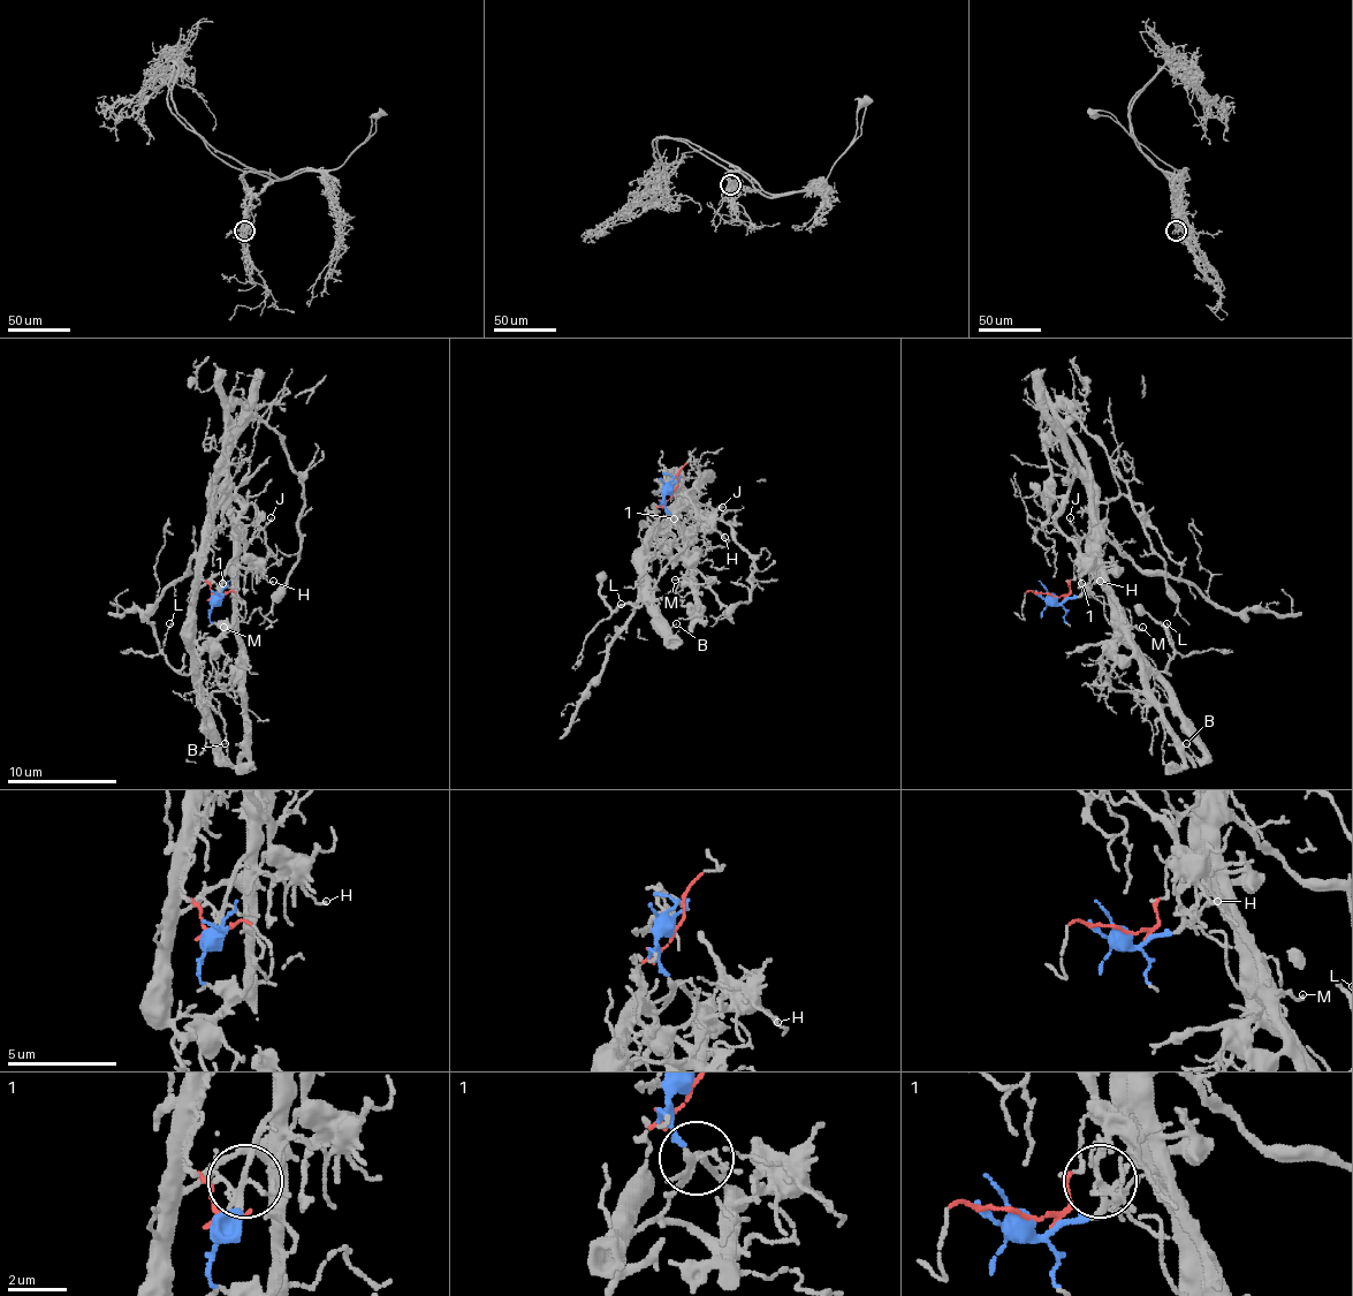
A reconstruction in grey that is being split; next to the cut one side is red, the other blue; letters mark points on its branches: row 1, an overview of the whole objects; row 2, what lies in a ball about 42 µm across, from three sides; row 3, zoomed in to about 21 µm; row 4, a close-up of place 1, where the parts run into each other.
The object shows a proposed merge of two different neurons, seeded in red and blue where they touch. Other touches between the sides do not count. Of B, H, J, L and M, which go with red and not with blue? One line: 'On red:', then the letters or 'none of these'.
On red: B, J, L

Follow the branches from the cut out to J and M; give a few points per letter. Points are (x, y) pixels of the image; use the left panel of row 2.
J: (222, 597), (200, 577), (208, 487), (222, 474), (242, 509), (236, 525), (248, 542), (272, 517)
M: (222, 597), (214, 605), (222, 591), (226, 567), (234, 558), (236, 627), (222, 627)

